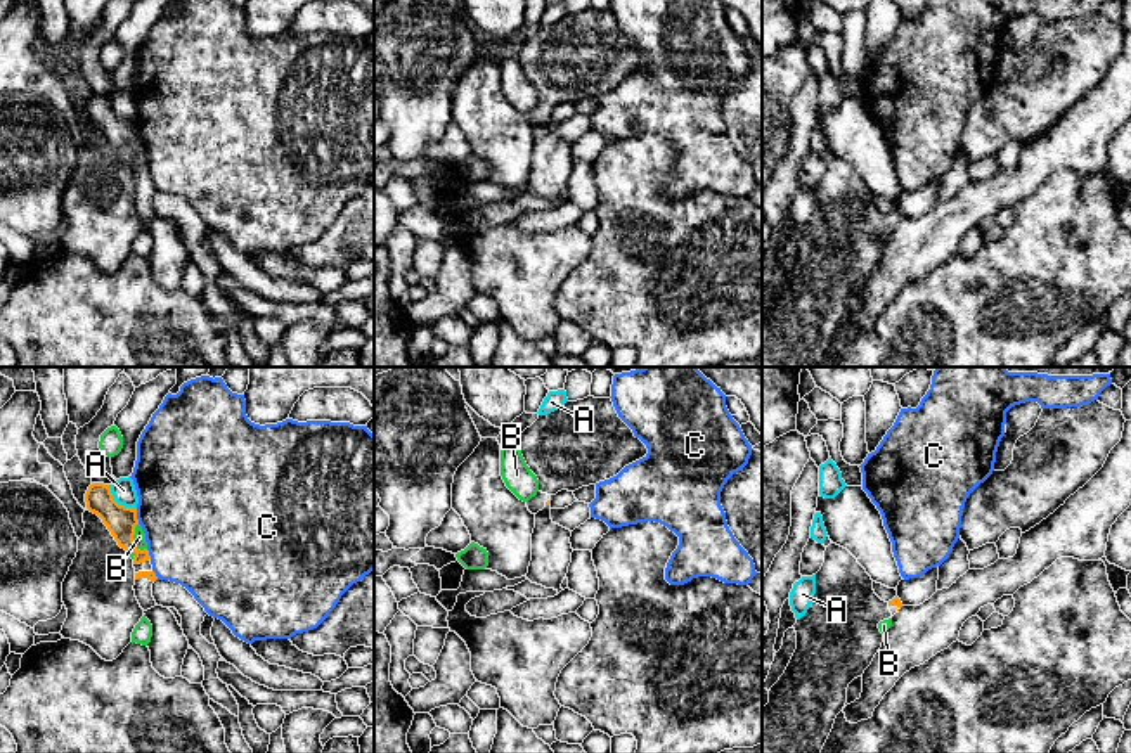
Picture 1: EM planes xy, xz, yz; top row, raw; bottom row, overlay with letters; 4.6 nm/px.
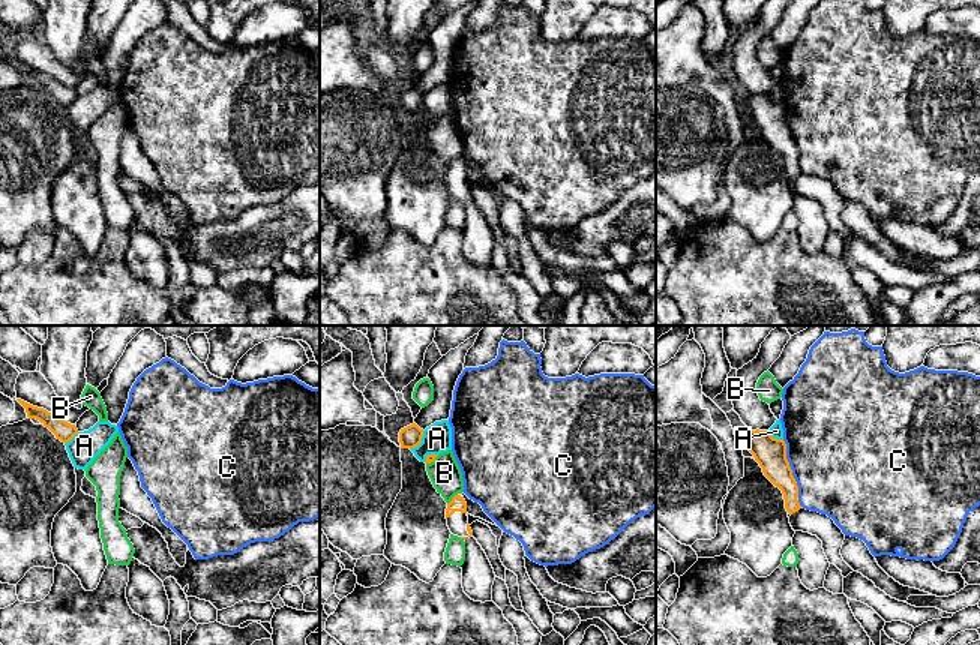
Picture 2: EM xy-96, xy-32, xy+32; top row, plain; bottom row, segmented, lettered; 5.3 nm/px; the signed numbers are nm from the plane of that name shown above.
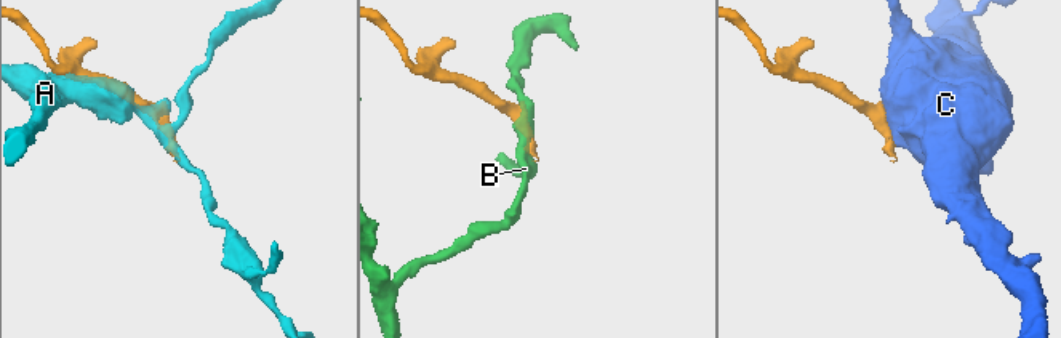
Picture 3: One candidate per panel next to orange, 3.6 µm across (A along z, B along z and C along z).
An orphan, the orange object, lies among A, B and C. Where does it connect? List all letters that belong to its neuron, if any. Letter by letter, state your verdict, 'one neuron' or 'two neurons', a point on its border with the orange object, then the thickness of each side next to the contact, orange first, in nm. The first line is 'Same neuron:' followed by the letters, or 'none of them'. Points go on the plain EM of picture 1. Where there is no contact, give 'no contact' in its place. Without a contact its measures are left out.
Same neuron: none of them
A: two neurons; meets orange in xy at (116, 115); 140 nm thick on the orange side, 110 nm on the other
B: two neurons; meets orange in xy at (132, 151); 140 nm thick on the orange side, 60 nm on the other
C: two neurons; meets orange in xy at (135, 128); 140 nm thick on the orange side, 460 nm on the other

